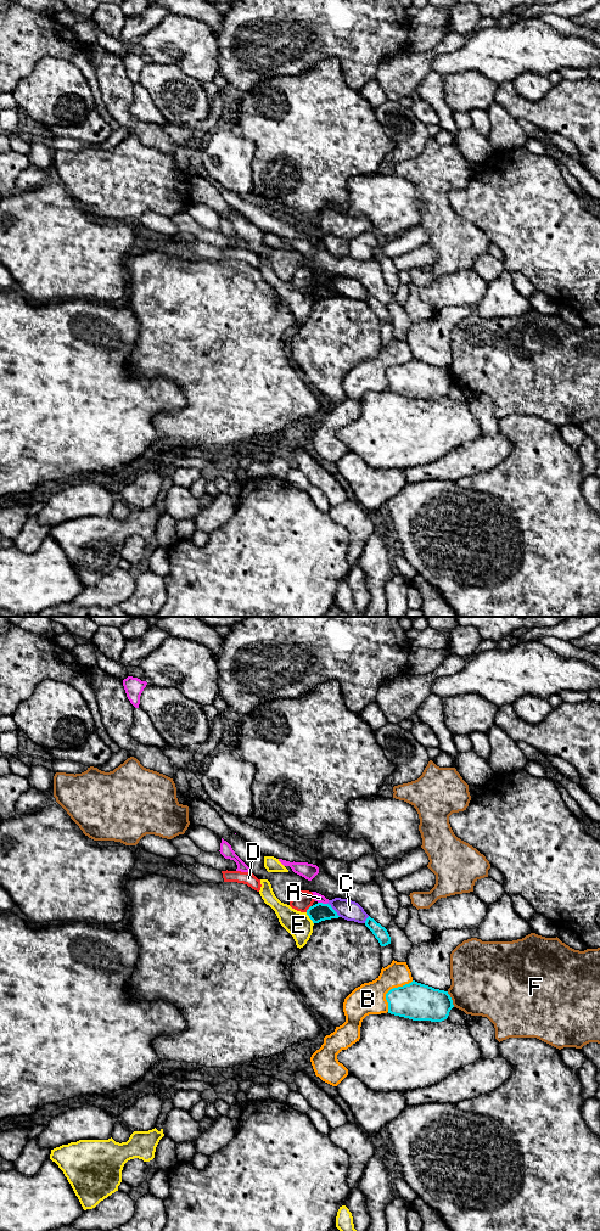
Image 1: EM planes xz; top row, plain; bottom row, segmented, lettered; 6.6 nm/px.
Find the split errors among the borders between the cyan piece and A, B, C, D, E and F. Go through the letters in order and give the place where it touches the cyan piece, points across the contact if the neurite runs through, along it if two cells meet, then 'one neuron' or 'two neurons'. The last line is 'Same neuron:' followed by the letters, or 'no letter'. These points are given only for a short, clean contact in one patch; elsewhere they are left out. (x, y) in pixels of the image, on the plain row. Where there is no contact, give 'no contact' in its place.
A: meets cyan in xz at (321, 280); border along xz (318, 279), (326, 281); two neurons
B: meets cyan in xz at (391, 366); two neurons
C: meets cyan in xz at (334, 287); two neurons
D: meets cyan in xz at (308, 286); border along xz (310, 282), (306, 288); two neurons
E: meets cyan in xz at (309, 294); two neurons
F: meets cyan in xz at (450, 376); two neurons
Same neuron: no letter

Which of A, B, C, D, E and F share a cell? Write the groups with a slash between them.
A / B / C / D / E / F

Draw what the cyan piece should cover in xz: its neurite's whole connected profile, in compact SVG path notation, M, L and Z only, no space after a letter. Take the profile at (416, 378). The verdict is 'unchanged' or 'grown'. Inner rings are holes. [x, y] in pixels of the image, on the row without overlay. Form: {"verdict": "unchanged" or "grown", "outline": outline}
{"verdict": "unchanged", "outline": "M413 358L386 371L388 390L413 398L442 399L454 384L448 369Z"}

